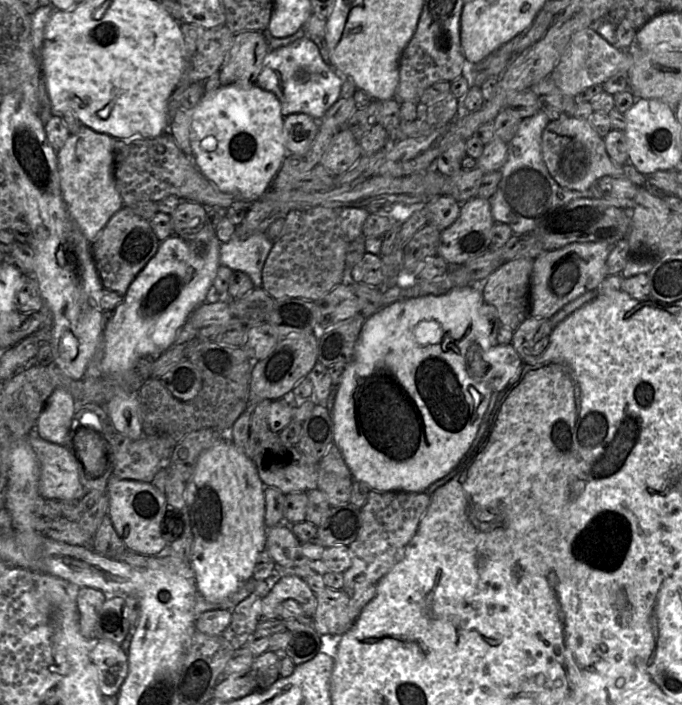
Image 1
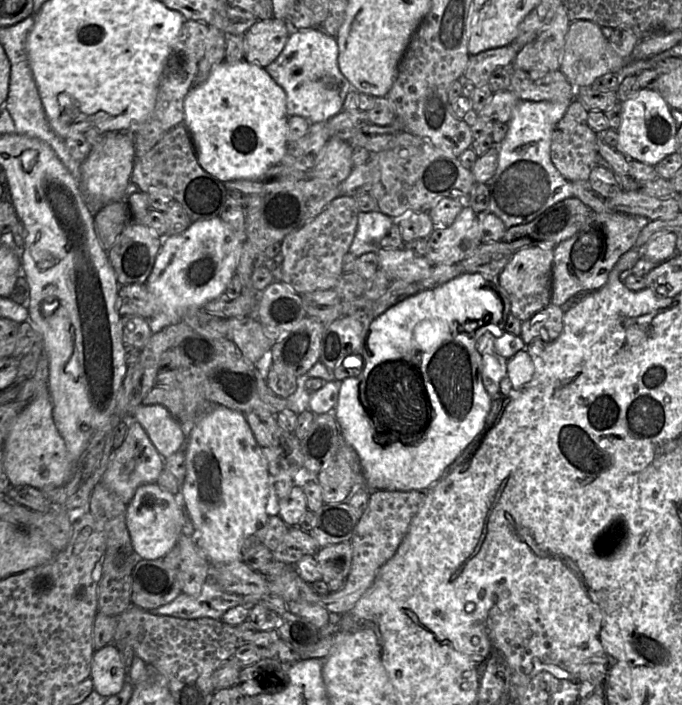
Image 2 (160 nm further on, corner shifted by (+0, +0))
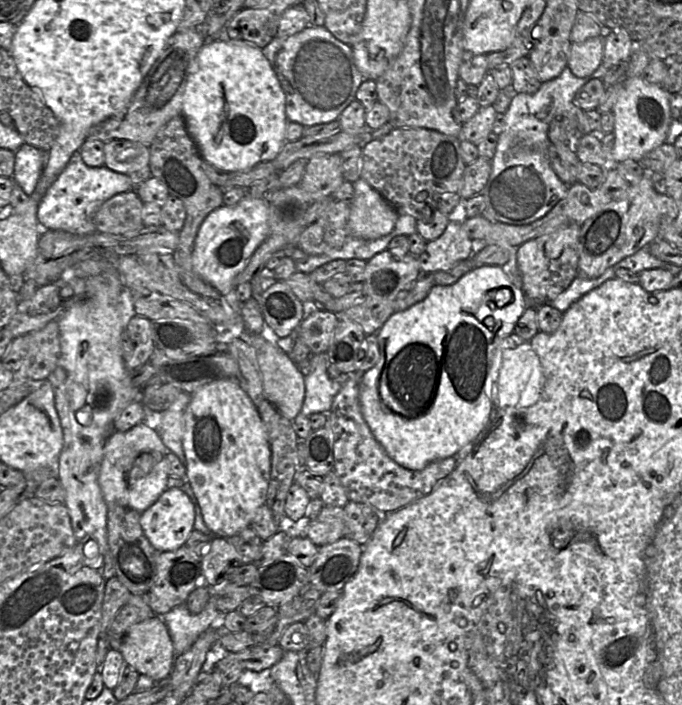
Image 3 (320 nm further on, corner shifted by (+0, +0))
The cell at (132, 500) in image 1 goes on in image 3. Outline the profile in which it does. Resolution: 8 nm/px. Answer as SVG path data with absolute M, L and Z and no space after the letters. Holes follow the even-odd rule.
M167 488L140 515L142 530L158 552L181 548L194 530L195 508L189 496L178 488Z

